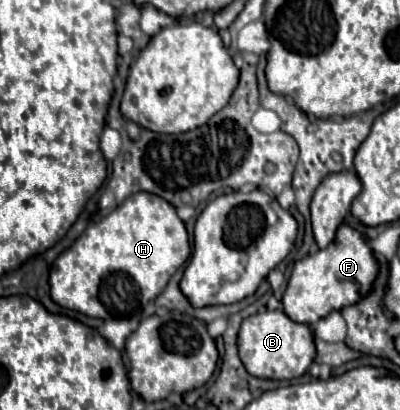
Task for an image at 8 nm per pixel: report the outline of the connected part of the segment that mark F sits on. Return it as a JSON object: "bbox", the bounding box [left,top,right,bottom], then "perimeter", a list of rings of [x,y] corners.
{"bbox":[281,225,377,325],"perimeter":[[[341,225],[335,241],[329,247],[295,263],[281,303],[289,319],[295,323],[313,325],[327,313],[339,311],[347,307],[347,303],[355,303],[355,299],[359,299],[359,295],[371,287],[371,279],[375,279],[375,275],[377,261],[365,237],[361,237],[355,229]]]}

